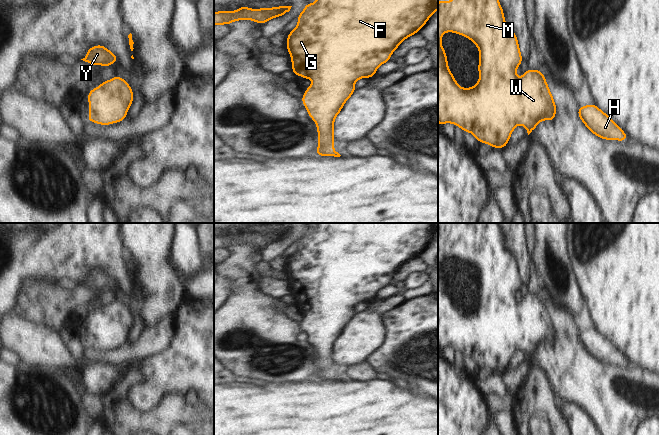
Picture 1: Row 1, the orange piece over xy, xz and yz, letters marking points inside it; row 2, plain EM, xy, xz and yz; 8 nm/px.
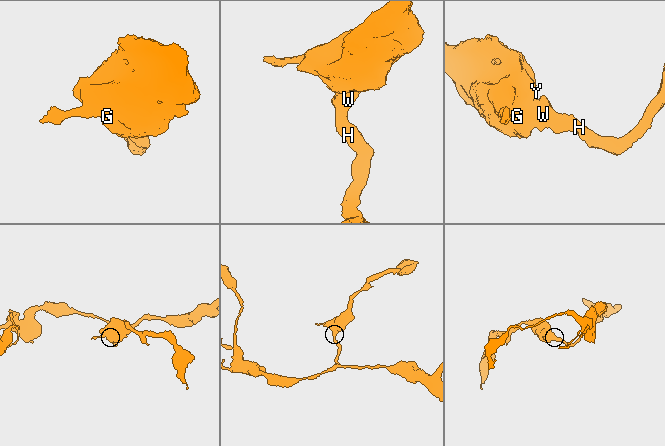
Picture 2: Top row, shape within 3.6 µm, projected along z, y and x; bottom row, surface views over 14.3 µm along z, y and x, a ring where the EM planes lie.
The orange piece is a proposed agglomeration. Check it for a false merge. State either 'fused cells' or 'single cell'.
single cell

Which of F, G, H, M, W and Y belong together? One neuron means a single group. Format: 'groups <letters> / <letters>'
groups F G H M W Y

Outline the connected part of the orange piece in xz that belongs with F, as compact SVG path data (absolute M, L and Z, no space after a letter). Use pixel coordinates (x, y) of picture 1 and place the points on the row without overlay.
M317 223L315 227L306 227L304 234L297 240L298 249L287 259L286 273L289 275L292 285L292 296L306 303L314 303L315 305L307 312L301 321L303 330L307 333L309 341L313 343L318 355L318 372L315 379L318 380L334 380L341 379L333 372L334 369L334 344L342 334L345 326L352 320L356 312L354 306L360 302L370 302L376 299L377 292L388 286L392 277L407 262L419 256L426 248L429 242L438 234L438 223Z

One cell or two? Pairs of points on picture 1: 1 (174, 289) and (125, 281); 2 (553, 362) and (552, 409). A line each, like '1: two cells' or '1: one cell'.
1: two cells
2: two cells

